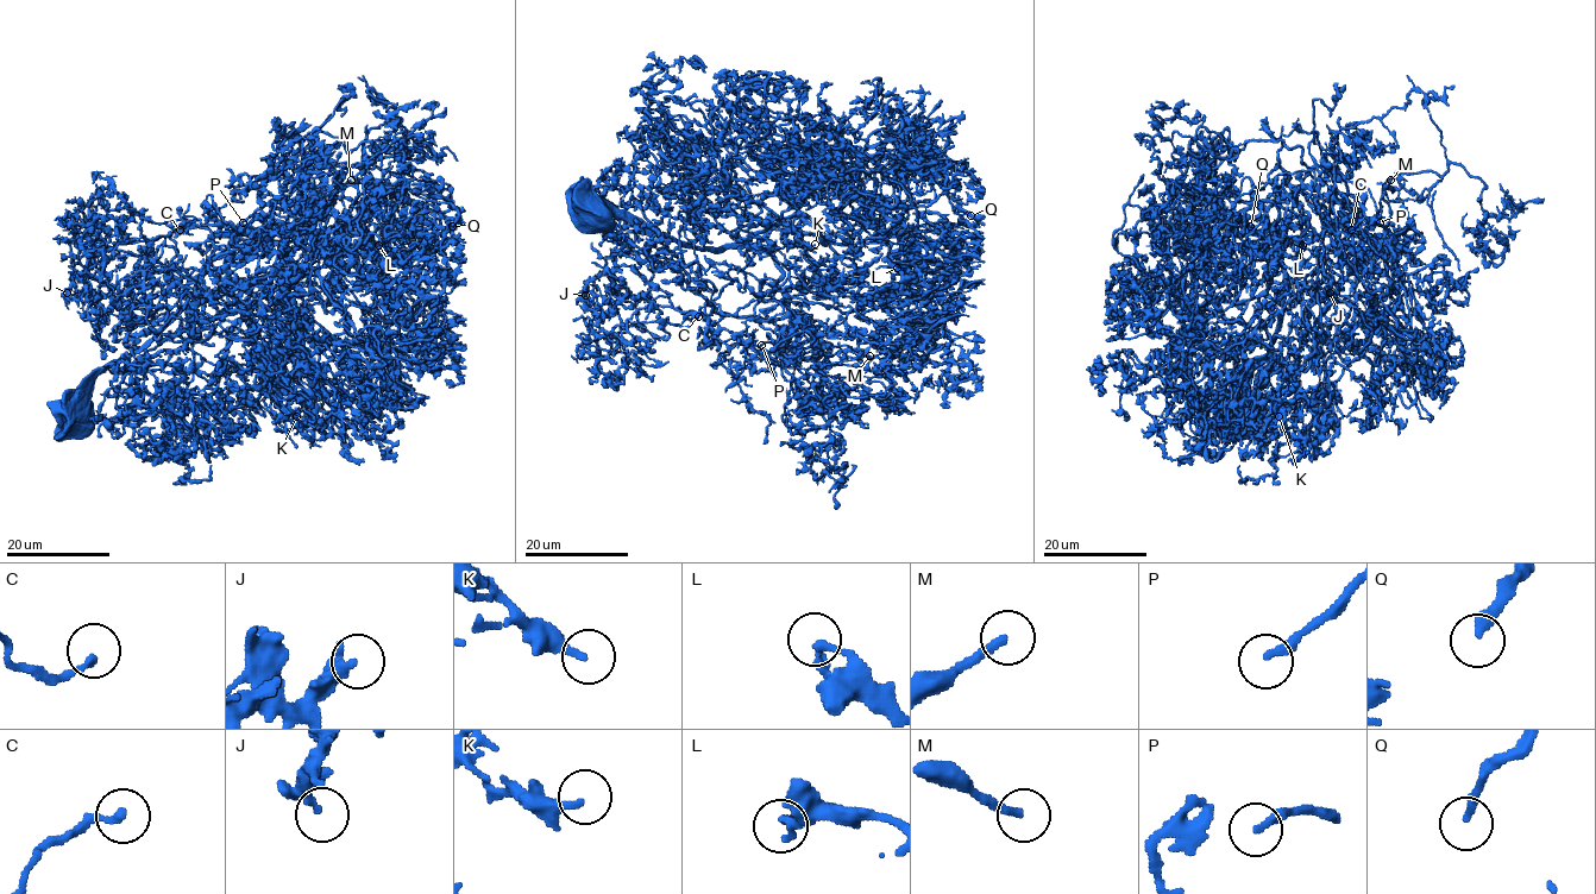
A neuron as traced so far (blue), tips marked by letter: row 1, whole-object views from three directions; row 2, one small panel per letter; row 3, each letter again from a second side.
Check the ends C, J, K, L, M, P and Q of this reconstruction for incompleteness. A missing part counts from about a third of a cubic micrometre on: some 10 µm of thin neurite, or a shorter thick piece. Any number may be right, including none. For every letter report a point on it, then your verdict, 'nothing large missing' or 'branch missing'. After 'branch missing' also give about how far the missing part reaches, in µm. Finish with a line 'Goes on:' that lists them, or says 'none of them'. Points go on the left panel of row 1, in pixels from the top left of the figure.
C: (180, 230) | nothing large missing
J: (67, 293) | nothing large missing
K: (296, 416) | nothing large missing
L: (378, 245) | nothing large missing
M: (351, 180) | branch missing | 70 µm
P: (243, 222) | branch missing | 60 µm
Q: (452, 226) | nothing large missing
Goes on: M, P

